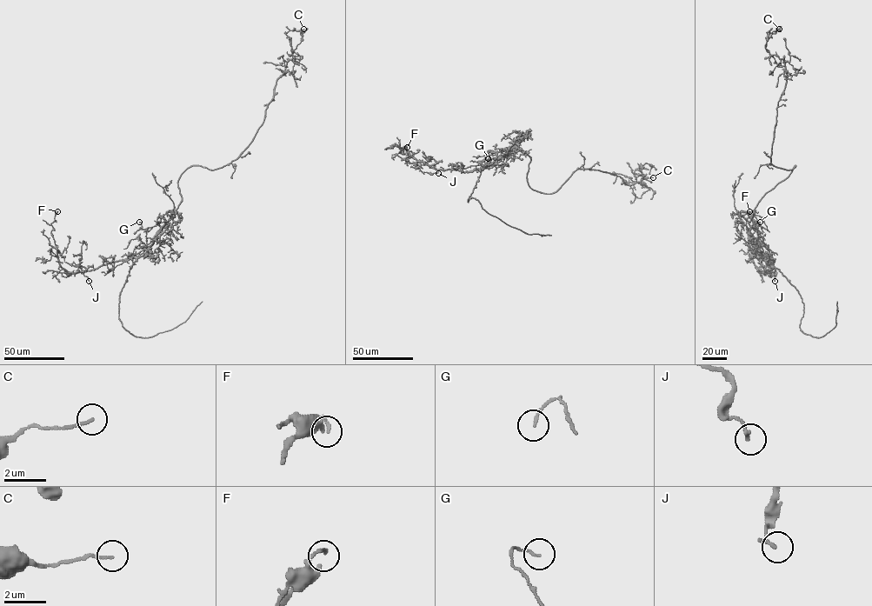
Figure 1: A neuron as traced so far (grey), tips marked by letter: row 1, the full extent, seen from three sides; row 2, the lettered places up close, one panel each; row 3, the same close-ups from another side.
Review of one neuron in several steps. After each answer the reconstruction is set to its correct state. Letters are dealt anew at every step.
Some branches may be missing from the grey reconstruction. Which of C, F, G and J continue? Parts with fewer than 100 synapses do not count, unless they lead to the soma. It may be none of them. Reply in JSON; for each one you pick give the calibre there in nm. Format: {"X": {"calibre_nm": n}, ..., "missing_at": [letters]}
{"missing_at": []}

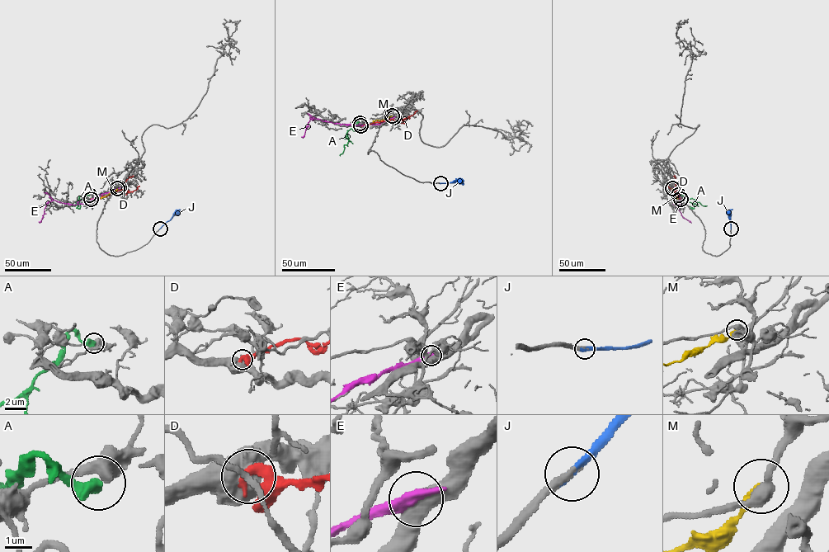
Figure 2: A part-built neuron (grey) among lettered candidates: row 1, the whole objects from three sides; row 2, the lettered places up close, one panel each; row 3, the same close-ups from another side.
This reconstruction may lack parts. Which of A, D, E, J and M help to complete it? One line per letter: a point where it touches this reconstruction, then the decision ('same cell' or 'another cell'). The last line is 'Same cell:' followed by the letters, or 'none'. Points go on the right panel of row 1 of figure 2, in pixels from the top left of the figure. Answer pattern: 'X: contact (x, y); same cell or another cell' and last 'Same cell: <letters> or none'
A: contact (678, 195); another cell
D: contact (680, 199); another cell
E: contact (673, 187); another cell
J: contact (731, 228); same cell
M: contact (672, 188); another cell
Same cell: J

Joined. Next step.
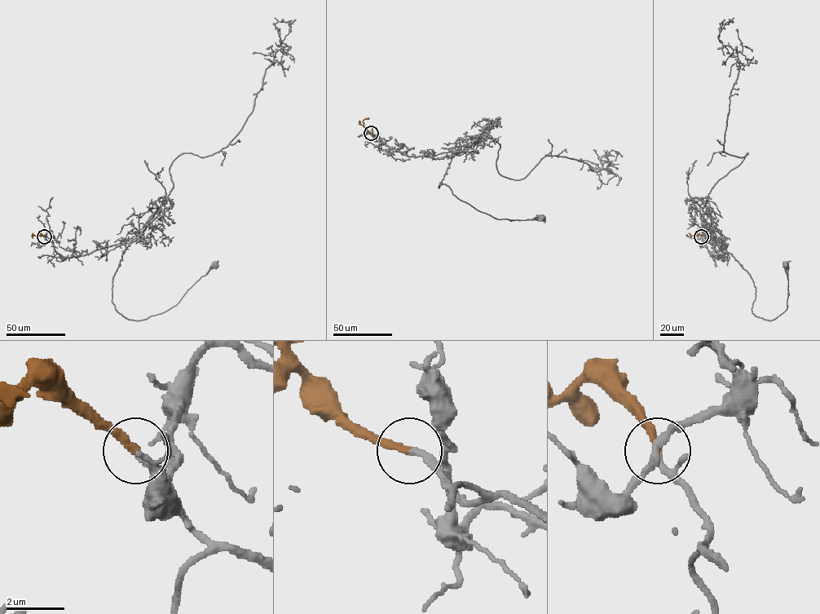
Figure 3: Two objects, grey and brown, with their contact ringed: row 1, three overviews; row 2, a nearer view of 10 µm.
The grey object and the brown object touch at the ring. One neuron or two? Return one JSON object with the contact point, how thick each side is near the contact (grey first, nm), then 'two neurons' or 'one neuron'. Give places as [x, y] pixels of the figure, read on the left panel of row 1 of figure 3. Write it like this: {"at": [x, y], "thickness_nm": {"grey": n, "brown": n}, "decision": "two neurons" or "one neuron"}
{"at": [44, 236], "thickness_nm": {"grey": 160, "brown": 240}, "decision": "one neuron"}

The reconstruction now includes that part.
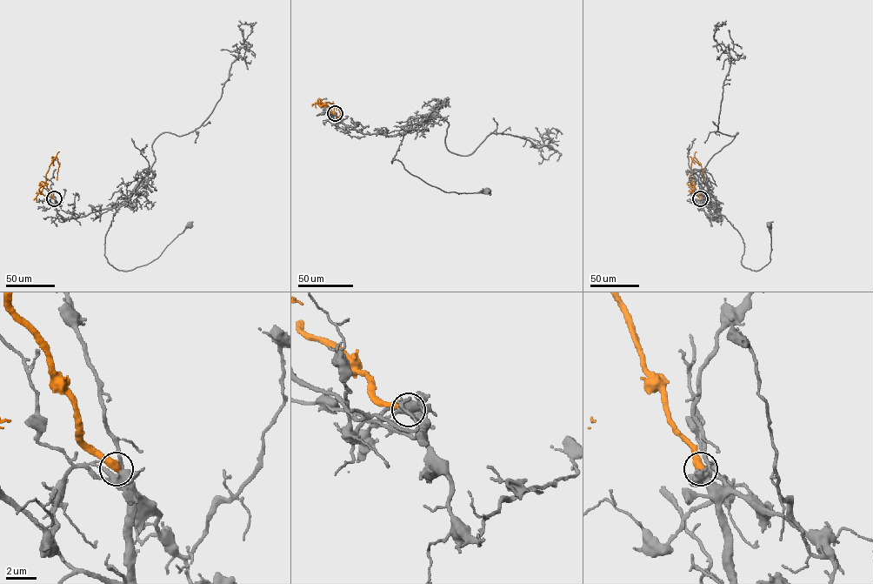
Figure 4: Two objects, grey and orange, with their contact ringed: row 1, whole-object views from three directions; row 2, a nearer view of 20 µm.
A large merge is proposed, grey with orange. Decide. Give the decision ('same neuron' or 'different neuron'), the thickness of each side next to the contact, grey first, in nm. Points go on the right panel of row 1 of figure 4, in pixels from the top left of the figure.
same neuron; 380 nm thick on the grey side, 500 nm on the other

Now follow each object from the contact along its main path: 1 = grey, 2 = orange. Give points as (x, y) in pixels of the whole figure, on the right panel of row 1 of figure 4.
1: (700, 198), (711, 218), (718, 217), (717, 207), (740, 233), (747, 268), (757, 271), (770, 260), (769, 224)
2: (700, 198), (690, 177), (694, 157), (701, 165), (704, 179)

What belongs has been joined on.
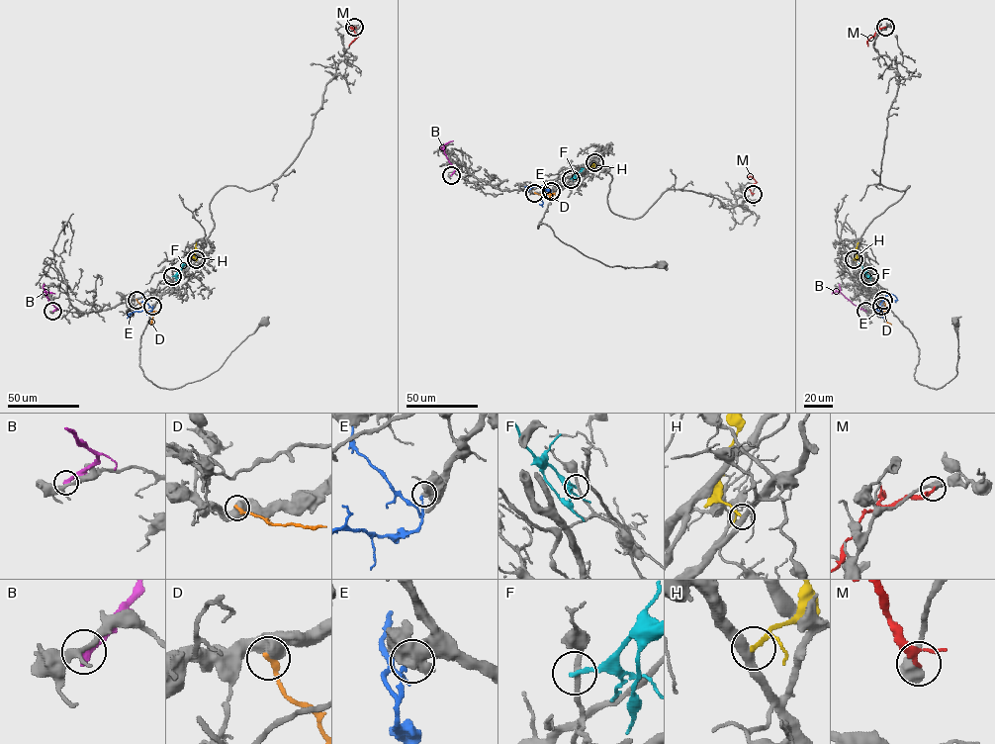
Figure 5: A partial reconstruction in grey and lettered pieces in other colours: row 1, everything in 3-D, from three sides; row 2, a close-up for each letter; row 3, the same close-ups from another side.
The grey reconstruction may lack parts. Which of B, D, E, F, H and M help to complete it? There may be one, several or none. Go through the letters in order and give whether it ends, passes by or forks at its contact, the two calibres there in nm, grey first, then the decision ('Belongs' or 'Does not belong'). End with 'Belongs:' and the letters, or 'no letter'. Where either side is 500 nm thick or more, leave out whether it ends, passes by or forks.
B: It ends there. Thickness 240 nm (grey) against 400 nm. Does not belong
D: Thickness 600 nm (grey) against 240 nm. Does not belong
E: Thickness 550 nm (grey) against 180 nm. Does not belong
F: It ends there. Thickness 200 nm (grey) against 190 nm. Does not belong
H: It ends there. Thickness 400 nm (grey) against 190 nm. Does not belong
M: Thickness 650 nm (grey) against 240 nm. Does not belong
Belongs: no letter

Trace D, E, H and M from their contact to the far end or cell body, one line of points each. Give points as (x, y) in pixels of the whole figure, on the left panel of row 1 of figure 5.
D: (136, 299), (154, 314), (150, 324)
E: (152, 306), (144, 301), (143, 294), (141, 302)
H: (196, 259), (194, 257), (196, 242)
M: (354, 27), (351, 29), (358, 37), (348, 46)

